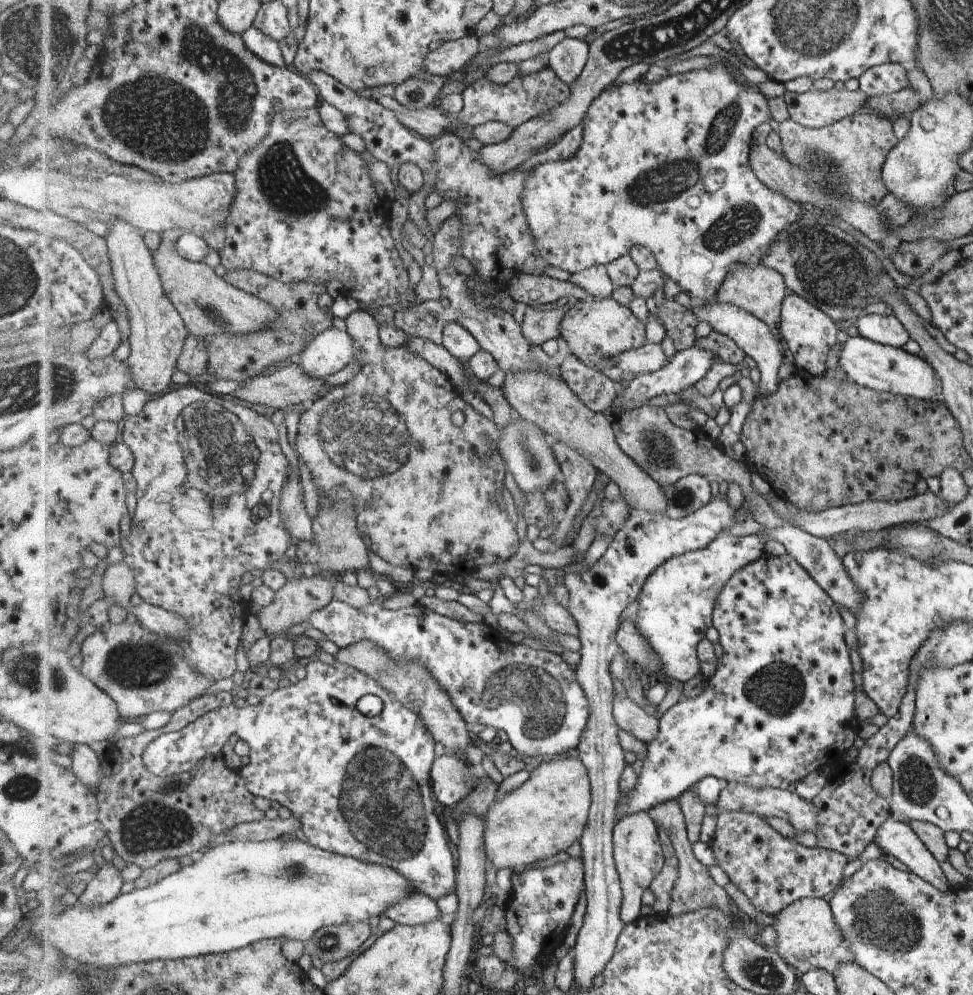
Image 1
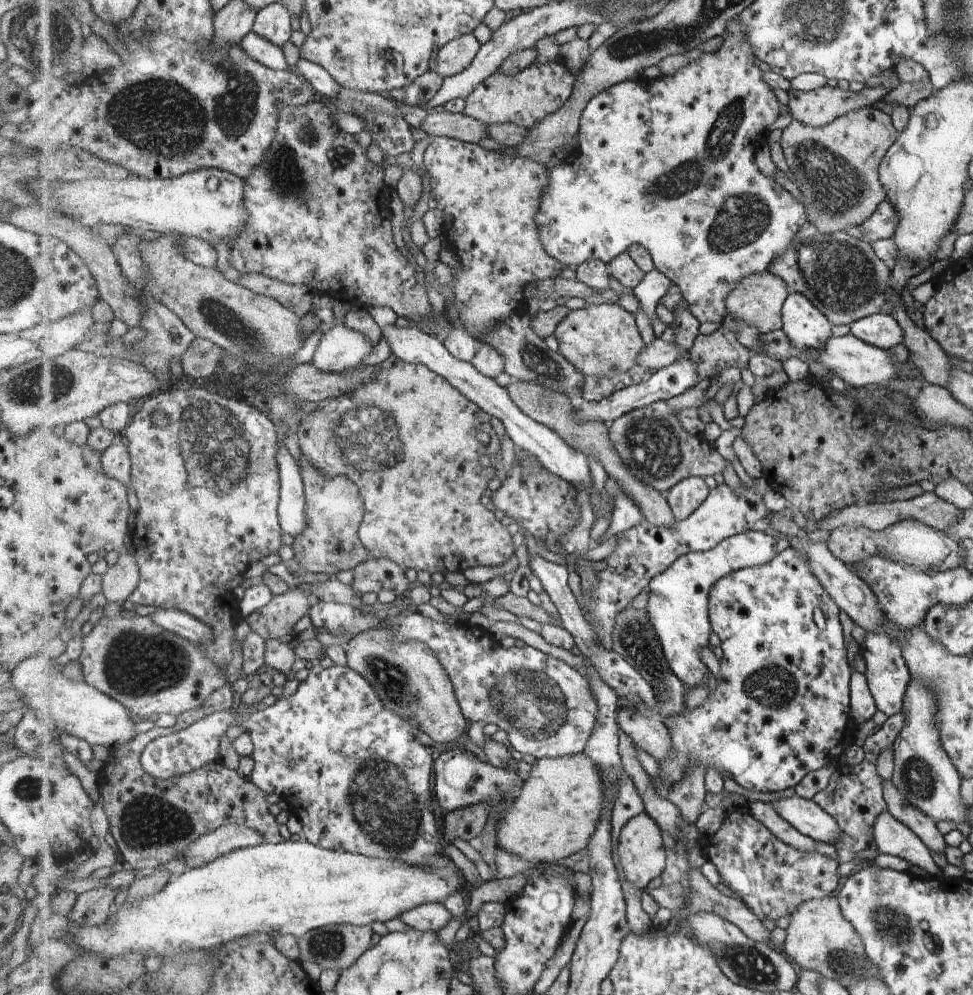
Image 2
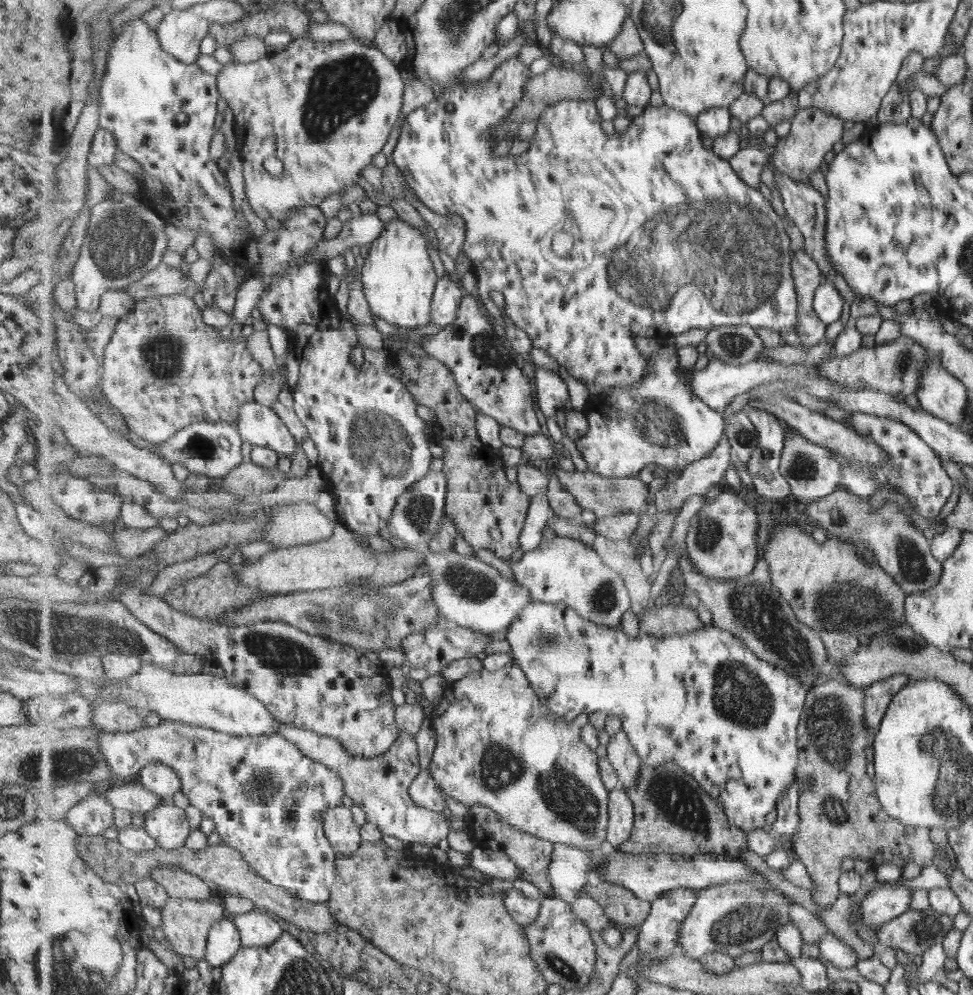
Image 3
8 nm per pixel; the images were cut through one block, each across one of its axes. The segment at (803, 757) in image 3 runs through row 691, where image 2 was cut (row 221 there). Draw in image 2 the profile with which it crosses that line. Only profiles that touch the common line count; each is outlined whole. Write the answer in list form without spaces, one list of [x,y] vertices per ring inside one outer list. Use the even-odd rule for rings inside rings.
[[[884,105],[865,106],[859,110],[851,110],[822,127],[809,126],[793,118],[782,130],[780,143],[791,170],[790,178],[801,190],[801,200],[808,212],[808,222],[817,224],[821,232],[835,234],[843,232],[849,225],[860,227],[877,212],[880,204],[885,202],[886,192],[880,179],[880,166],[897,136],[892,120],[885,116],[885,109]]]

